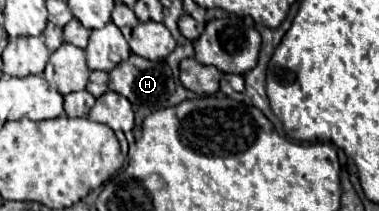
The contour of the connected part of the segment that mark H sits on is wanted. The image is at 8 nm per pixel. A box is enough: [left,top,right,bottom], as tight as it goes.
[108,55,176,107]

